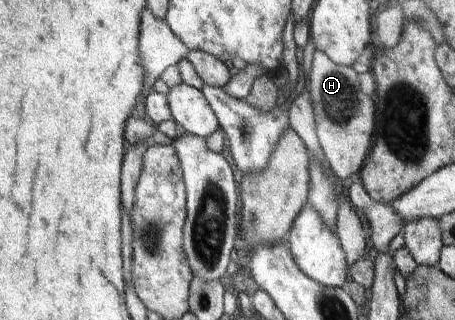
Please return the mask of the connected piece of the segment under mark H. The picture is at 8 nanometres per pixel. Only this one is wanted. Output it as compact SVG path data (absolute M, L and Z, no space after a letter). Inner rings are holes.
M313 52L313 66L308 81L315 116L316 134L332 172L341 180L360 172L367 158L374 133L375 99L362 91L358 73L337 65L327 54Z

